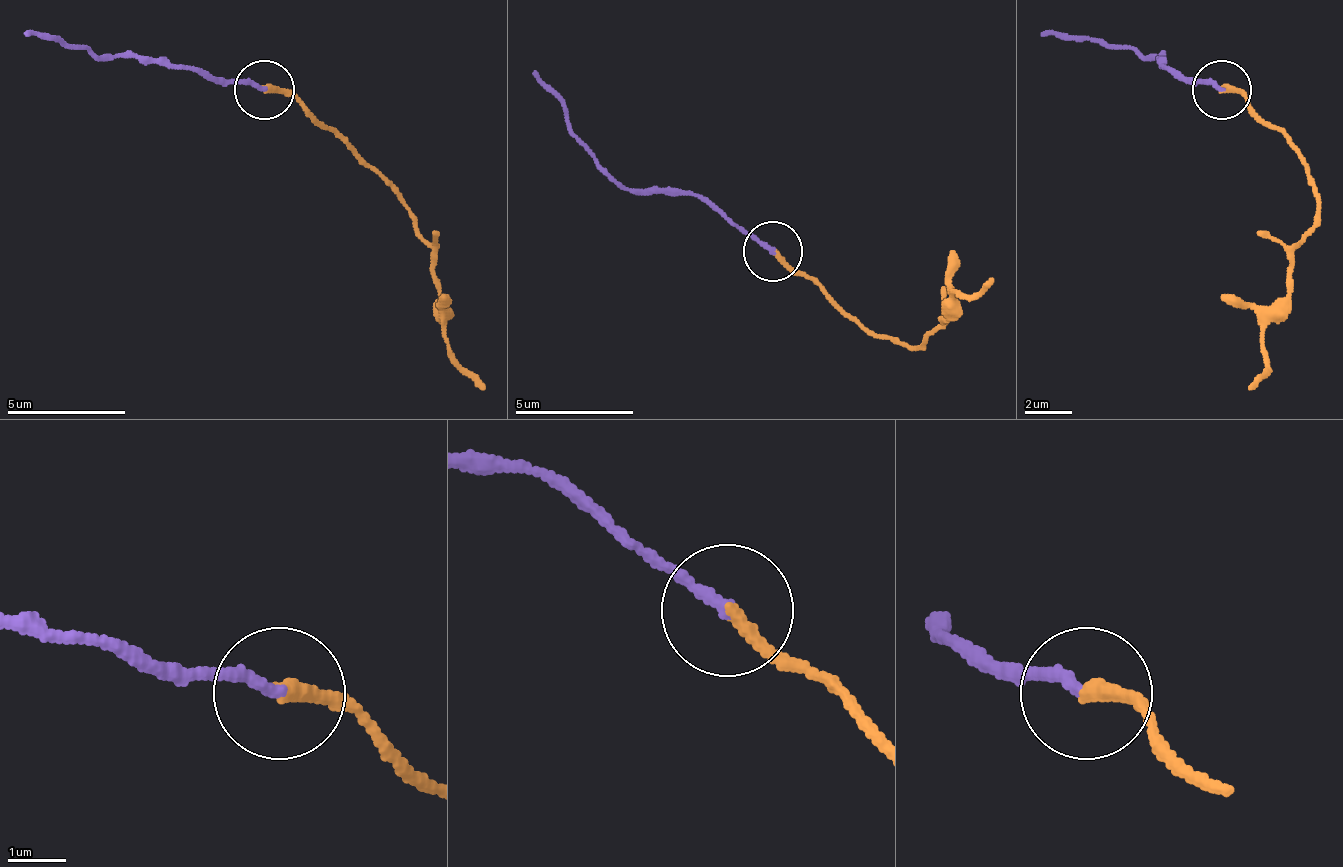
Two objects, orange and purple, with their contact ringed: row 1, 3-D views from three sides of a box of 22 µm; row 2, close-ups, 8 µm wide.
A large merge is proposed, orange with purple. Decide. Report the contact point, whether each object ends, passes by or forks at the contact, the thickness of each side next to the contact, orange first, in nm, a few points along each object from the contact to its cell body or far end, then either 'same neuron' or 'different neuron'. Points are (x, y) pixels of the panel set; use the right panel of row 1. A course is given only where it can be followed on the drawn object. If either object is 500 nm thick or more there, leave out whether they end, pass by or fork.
(1222, 89) | orange ends | purple ends | 260/200 nm | orange via (1220, 88), (1285, 135), (1315, 195), (1315, 230), (1291, 254), (1285, 308), (1262, 343), (1268, 373), (1250, 391) | purple via (1220, 88), (1167, 64), (1161, 58), (1042, 34) | different neuron

